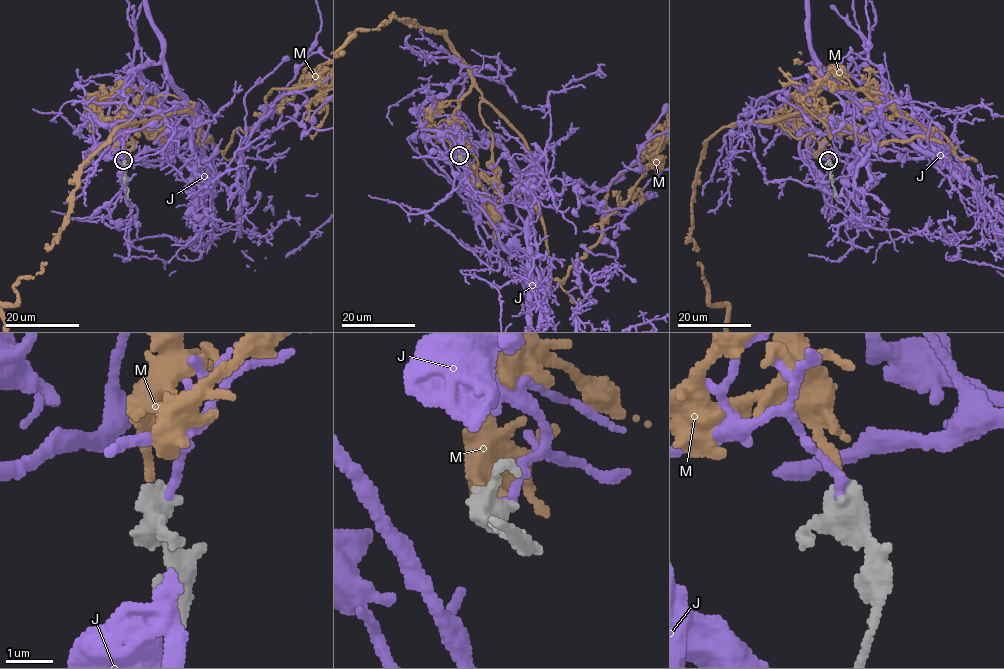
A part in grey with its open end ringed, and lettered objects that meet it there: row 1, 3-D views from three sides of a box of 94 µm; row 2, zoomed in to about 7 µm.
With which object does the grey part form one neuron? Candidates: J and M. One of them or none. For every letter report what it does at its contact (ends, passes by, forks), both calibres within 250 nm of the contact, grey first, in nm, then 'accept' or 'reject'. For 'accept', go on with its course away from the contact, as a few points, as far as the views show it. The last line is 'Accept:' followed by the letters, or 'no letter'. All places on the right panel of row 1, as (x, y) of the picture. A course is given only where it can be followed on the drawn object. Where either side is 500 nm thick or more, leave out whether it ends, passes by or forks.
J: it ends | 440/190 nm | reject
M: it ends | 400/170 nm | accept | via (828, 160), (776, 117), (719, 128), (697, 168), (690, 238), (708, 302), (726, 305)
Accept: M

